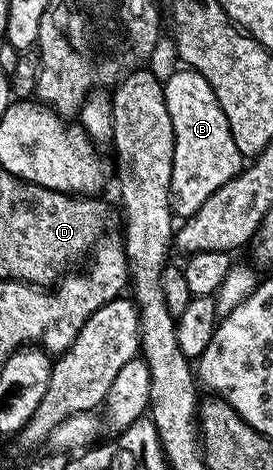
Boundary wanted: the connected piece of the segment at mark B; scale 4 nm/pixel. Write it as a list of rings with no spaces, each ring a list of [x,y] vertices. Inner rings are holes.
[[[193,73],[193,93],[166,92],[167,115],[171,115],[173,128],[173,170],[169,199],[173,212],[188,215],[199,211],[223,183],[227,183],[243,168],[243,158],[231,131],[227,127],[227,117],[219,107],[219,99],[211,91],[211,85],[203,75]]]

